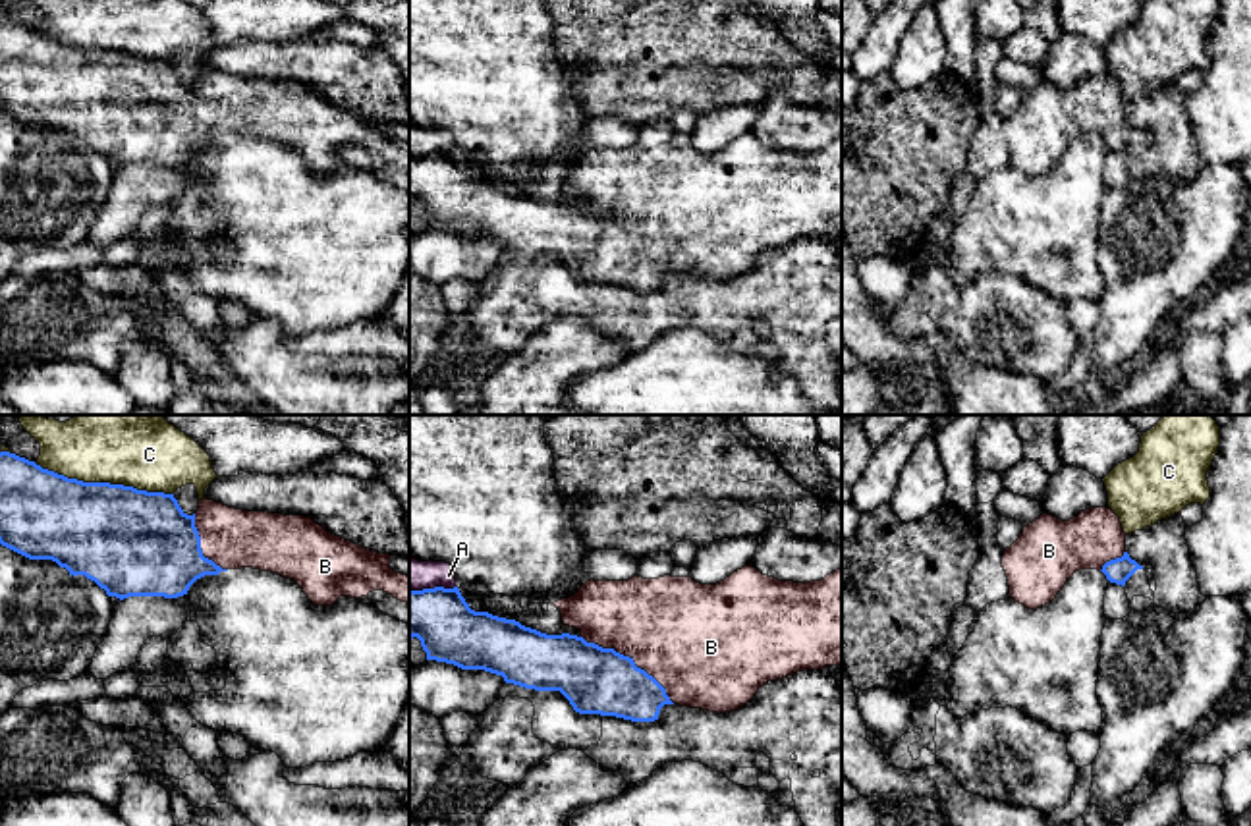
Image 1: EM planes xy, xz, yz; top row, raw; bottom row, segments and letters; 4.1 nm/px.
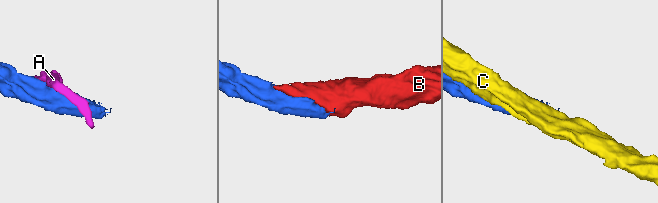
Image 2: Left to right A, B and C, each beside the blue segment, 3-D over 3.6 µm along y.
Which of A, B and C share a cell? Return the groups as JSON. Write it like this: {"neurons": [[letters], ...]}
{"neurons": [["A"], ["B"], ["C"]]}

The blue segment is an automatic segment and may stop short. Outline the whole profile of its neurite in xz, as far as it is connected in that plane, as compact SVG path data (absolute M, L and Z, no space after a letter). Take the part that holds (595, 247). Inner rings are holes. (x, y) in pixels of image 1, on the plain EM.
M751 131L716 152L672 143L591 147L554 174L564 193L581 199L579 205L546 203L515 187L475 179L458 154L409 156L409 208L421 208L427 228L485 237L525 257L560 259L579 282L631 289L658 288L664 272L732 280L768 249L842 234L842 135L811 151L778 149Z

